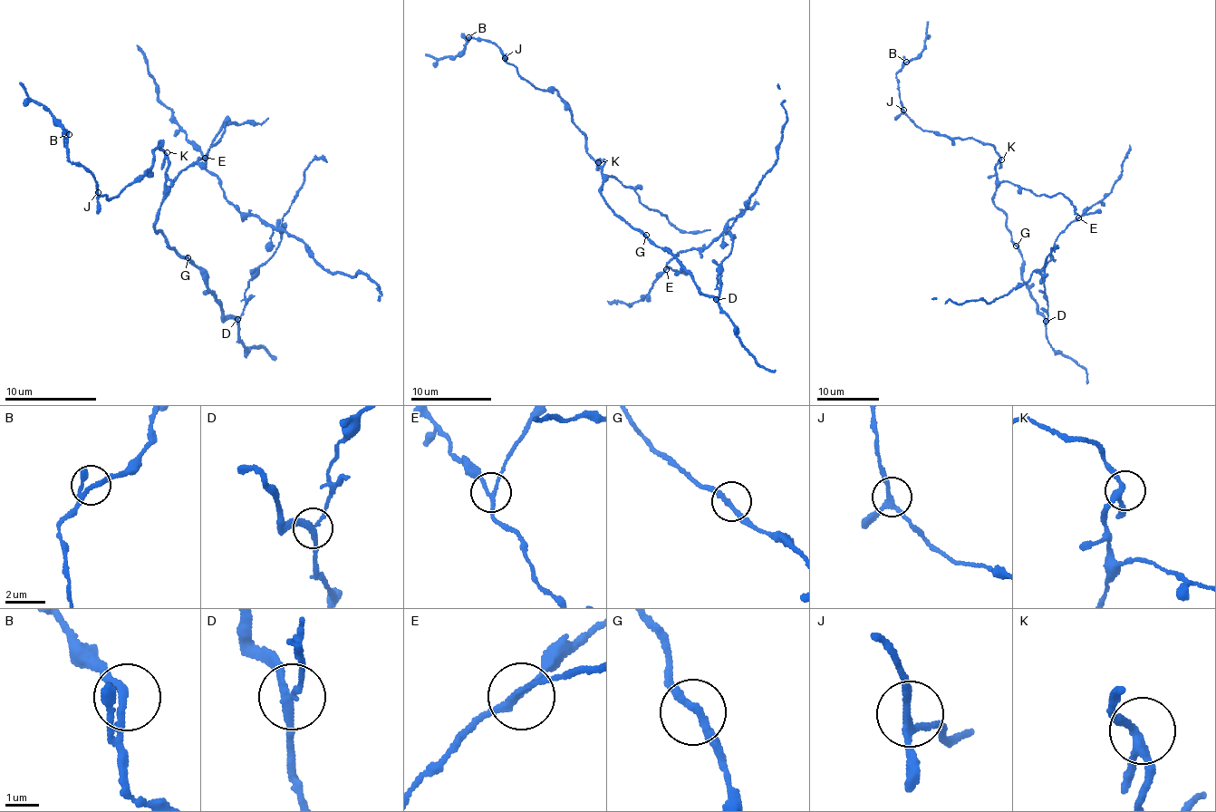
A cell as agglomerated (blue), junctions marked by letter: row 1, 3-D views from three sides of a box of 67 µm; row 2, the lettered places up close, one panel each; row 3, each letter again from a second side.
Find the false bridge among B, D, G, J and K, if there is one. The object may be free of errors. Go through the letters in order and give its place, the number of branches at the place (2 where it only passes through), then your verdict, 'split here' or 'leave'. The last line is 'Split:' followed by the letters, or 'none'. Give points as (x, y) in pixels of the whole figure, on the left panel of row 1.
B: (69, 134) | 3 | leave
D: (237, 319) | 3 | split here
G: (188, 257) | 2 | leave
J: (98, 192) | 3 | leave
K: (167, 152) | 3 | leave
Split: D

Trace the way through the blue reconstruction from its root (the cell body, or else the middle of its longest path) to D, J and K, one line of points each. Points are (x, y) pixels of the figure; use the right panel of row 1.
D: (1018, 246), (1022, 262), (1022, 278), (1046, 322)
J: (1018, 246), (1006, 215), (993, 203), (999, 157), (996, 149), (971, 138), (951, 139), (921, 129), (903, 110)
K: (1018, 246), (1007, 228), (1006, 215), (993, 203), (995, 166), (1001, 159)

